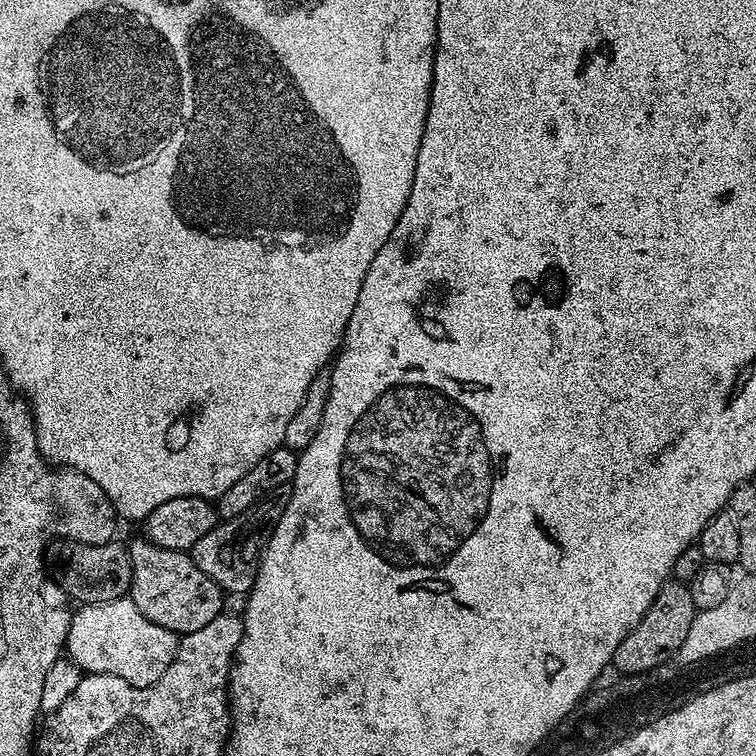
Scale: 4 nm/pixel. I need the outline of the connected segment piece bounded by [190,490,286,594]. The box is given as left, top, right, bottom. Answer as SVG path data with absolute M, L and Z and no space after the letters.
M277 490L270 496L264 497L253 511L242 514L233 520L217 523L210 534L198 538L190 550L192 561L213 580L225 593L240 592L247 594L256 580L256 571L260 565L260 553L271 533L274 517L278 510L283 509L286 496Z

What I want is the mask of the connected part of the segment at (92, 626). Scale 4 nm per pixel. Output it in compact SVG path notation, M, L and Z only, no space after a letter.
M125 598L79 605L72 614L67 647L70 652L72 648L71 659L85 673L101 672L118 676L131 684L151 686L160 681L176 657L178 636L150 622L150 618L134 606L131 598Z

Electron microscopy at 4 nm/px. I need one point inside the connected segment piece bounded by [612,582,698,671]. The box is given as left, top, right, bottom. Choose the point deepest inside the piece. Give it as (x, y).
(657, 639)

